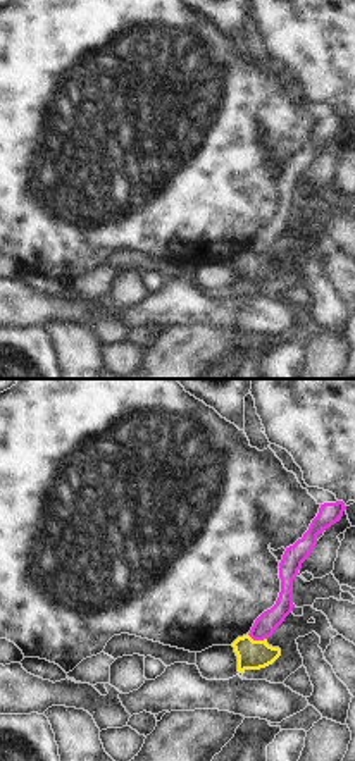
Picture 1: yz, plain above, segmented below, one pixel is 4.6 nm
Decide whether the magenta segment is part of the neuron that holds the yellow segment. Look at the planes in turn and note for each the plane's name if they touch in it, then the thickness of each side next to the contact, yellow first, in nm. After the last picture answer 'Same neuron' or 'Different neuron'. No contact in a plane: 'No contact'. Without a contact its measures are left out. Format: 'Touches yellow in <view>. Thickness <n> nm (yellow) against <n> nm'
Touches yellow in yz. Thickness 140 nm (yellow) against 100 nm.

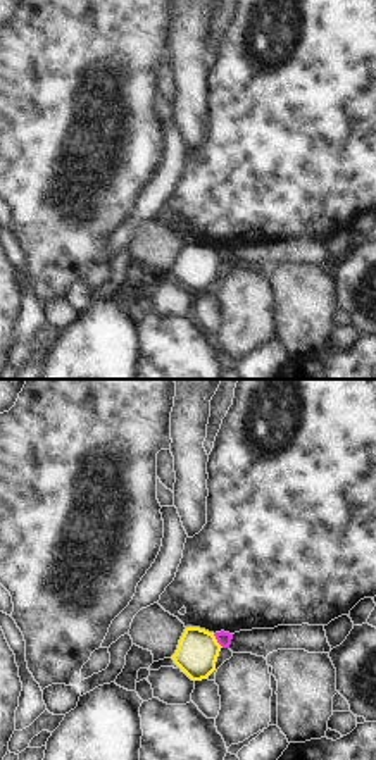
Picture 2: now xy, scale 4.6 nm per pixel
Touches yellow in xy. Thickness 190 nm (yellow) against 70 nm.

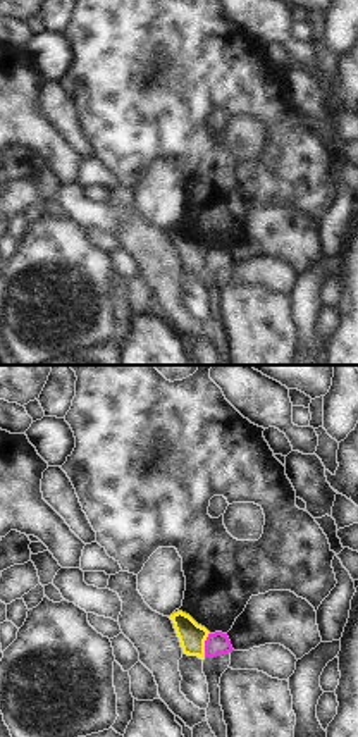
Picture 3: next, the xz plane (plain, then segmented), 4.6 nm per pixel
Touches yellow in xz. Thickness 130 nm (yellow) against 110 nm.

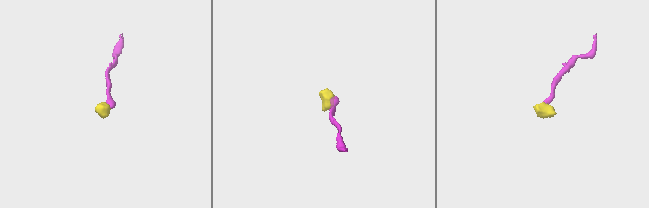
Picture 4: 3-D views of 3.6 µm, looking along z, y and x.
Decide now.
Different neuron.

